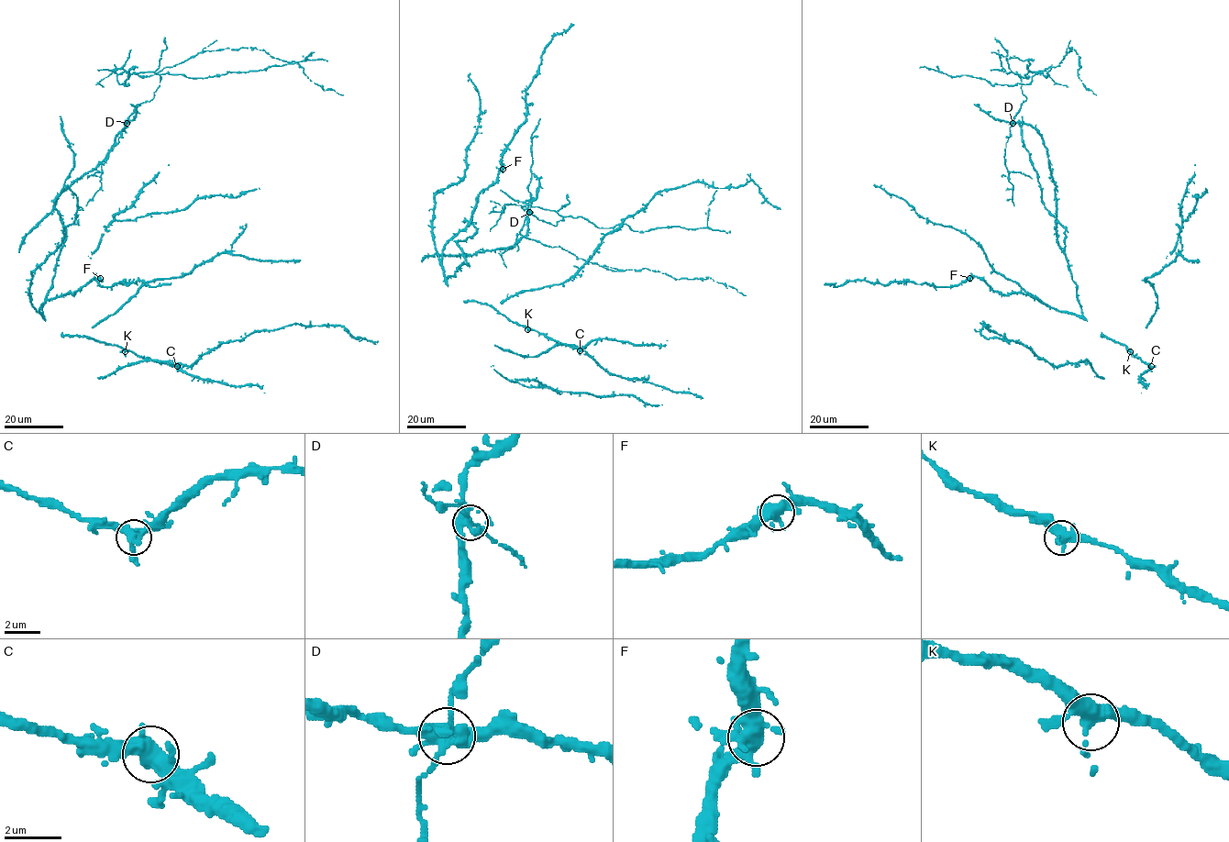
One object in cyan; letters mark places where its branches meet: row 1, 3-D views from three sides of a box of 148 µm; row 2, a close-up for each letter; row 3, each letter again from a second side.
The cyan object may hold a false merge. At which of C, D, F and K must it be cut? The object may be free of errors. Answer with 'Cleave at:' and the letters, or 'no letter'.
Cleave at: no letter

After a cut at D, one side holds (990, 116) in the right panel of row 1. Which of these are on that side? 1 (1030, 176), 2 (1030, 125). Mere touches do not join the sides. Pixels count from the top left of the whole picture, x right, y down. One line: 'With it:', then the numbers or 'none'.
With it: 2

